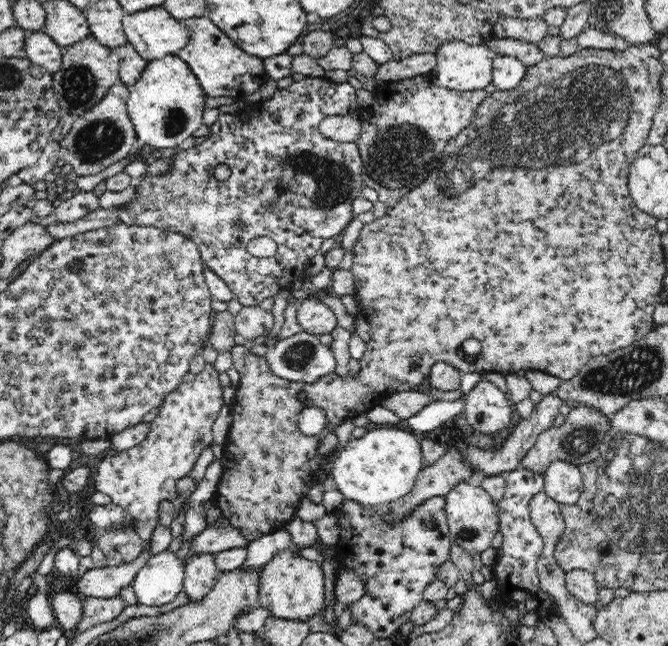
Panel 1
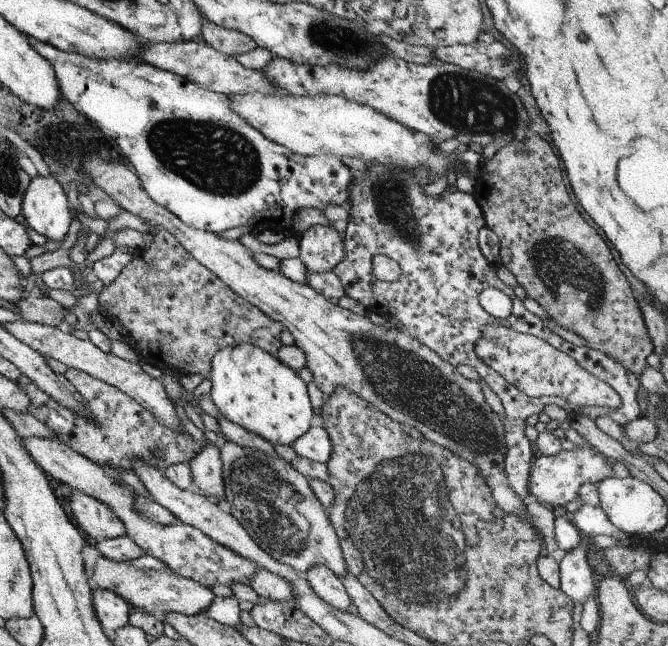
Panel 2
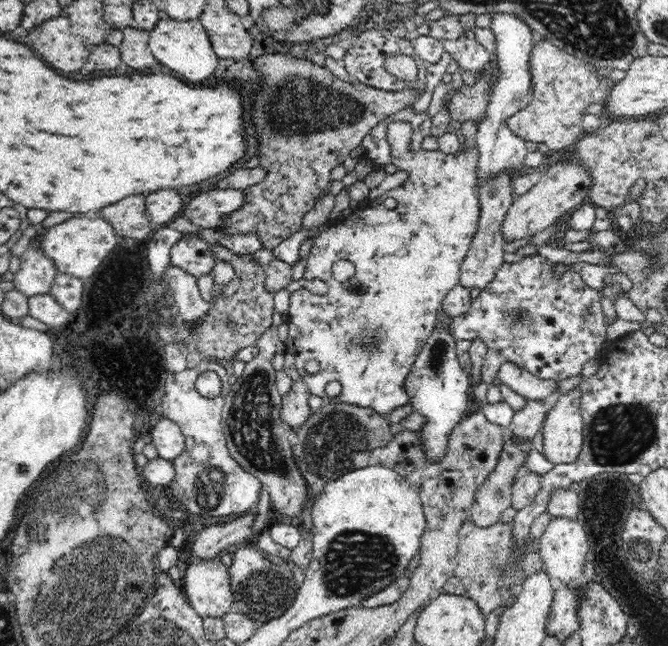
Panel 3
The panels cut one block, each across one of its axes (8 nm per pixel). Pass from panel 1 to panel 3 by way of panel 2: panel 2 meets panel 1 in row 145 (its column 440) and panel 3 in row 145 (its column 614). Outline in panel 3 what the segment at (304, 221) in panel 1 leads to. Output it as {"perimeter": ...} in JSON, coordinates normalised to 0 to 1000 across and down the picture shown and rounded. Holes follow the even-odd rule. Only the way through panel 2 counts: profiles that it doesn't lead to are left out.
{"perimeter":[[[617,164],[609,166],[569,187],[542,217],[542,229],[548,234],[546,245],[563,255],[576,257],[585,251],[587,228],[581,221],[581,195],[585,189],[617,189],[620,183],[620,211],[614,220],[614,232],[626,232],[635,215],[644,209],[645,184],[639,173],[620,176]]]}

